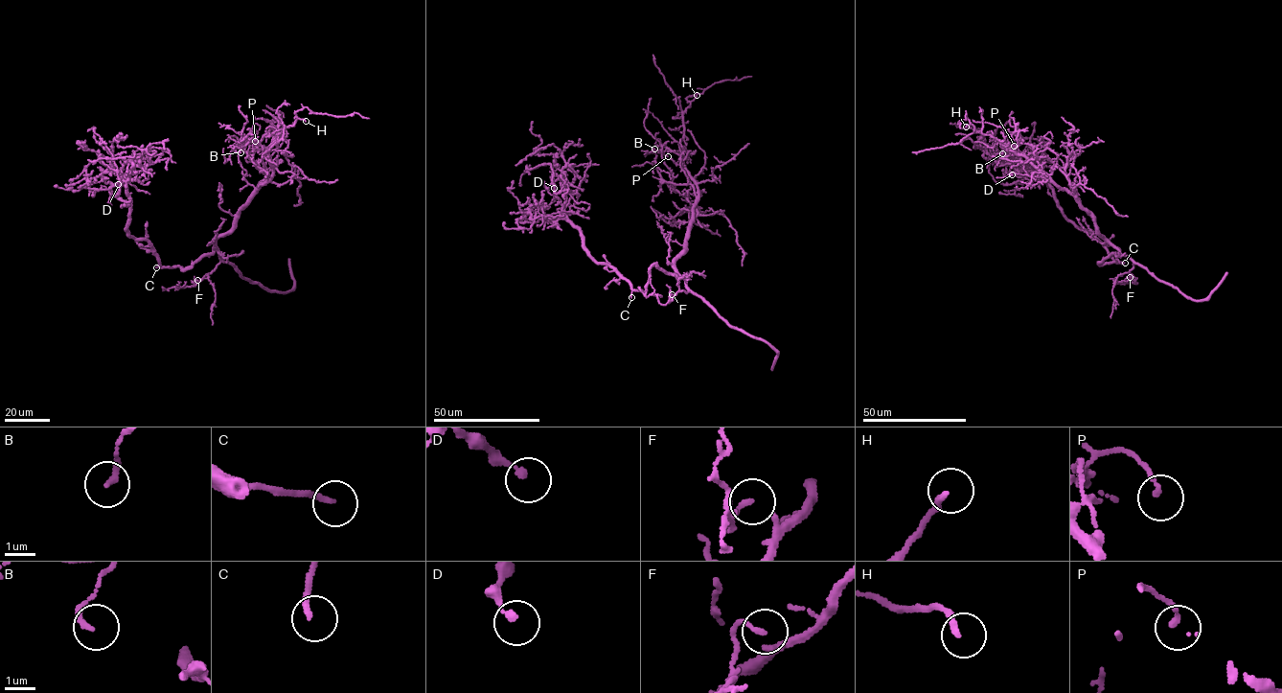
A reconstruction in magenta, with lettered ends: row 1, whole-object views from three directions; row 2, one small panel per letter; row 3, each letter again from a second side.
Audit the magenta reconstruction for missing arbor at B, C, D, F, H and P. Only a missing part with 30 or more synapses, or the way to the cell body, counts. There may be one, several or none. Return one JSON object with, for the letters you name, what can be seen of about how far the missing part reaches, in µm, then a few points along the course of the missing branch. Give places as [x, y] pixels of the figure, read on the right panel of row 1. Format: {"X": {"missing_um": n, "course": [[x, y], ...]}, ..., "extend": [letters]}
{"C": {"missing_um": 25, "course": [[1125, 263], [1147, 281], [1149, 288], [1155, 290]]}, "extend": ["C"]}

